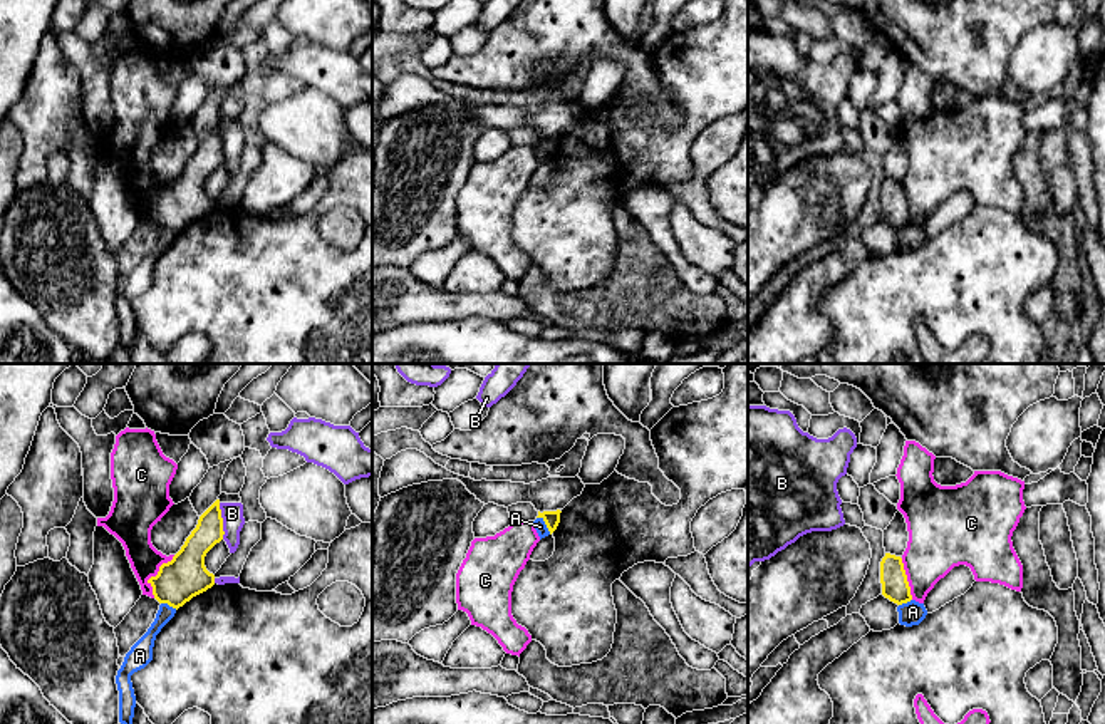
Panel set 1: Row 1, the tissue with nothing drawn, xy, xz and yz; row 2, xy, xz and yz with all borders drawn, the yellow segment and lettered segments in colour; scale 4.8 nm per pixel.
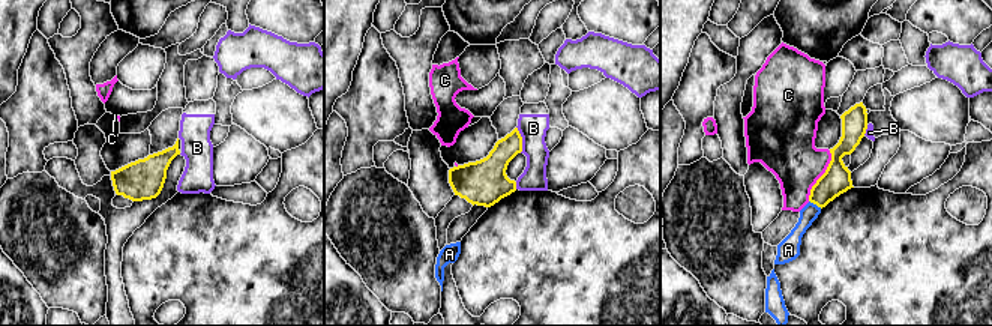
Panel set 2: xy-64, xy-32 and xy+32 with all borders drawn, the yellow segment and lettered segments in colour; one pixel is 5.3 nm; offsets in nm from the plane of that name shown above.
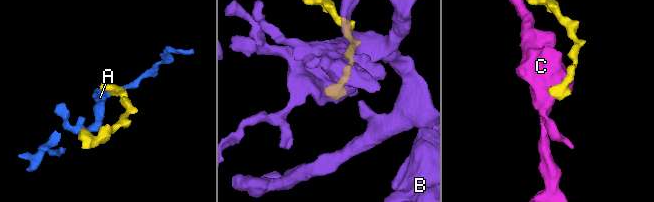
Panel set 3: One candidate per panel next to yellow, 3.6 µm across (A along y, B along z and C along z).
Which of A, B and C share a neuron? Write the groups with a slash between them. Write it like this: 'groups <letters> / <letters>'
groups A / B / C

